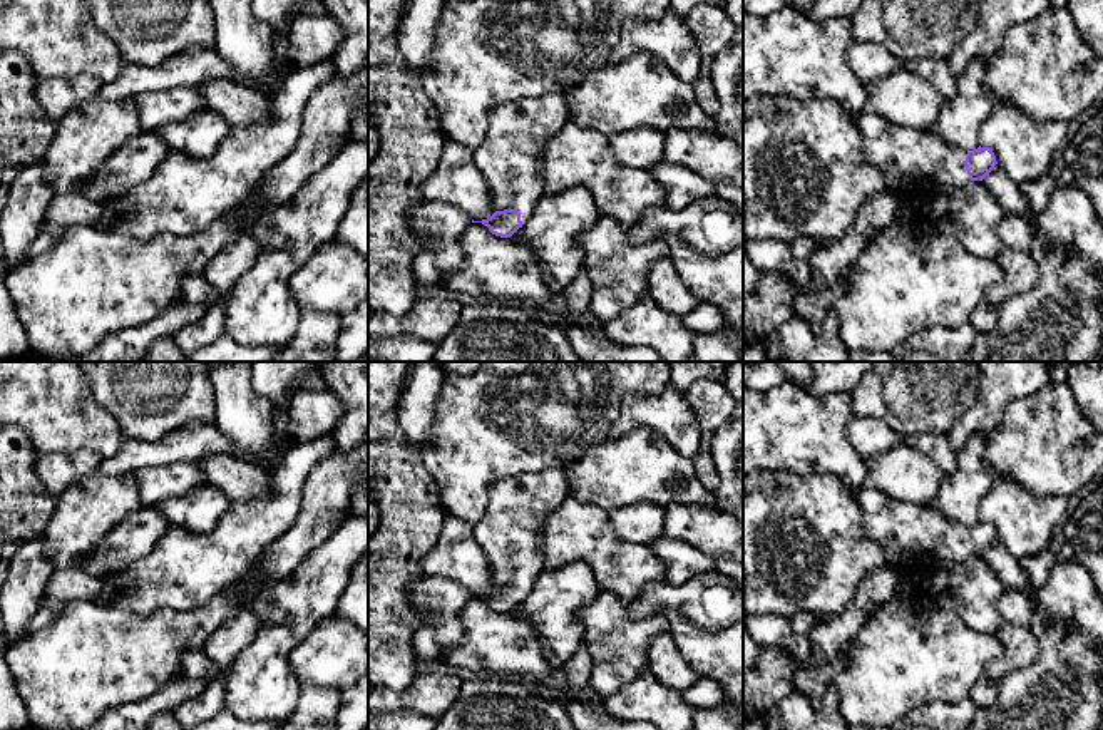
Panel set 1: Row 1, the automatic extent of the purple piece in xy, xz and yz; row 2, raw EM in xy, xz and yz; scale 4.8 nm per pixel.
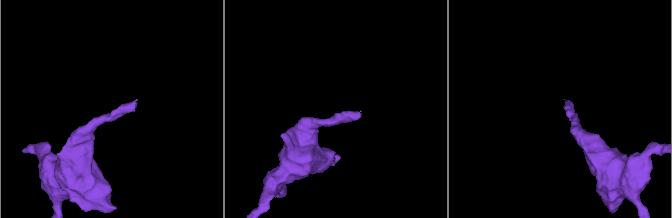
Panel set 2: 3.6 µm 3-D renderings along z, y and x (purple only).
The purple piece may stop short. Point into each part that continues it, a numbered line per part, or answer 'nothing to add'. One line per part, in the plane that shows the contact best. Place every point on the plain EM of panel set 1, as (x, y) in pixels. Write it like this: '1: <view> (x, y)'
1: xz (511, 529)

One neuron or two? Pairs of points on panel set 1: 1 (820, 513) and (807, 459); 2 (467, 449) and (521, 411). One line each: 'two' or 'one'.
1: two
2: one

